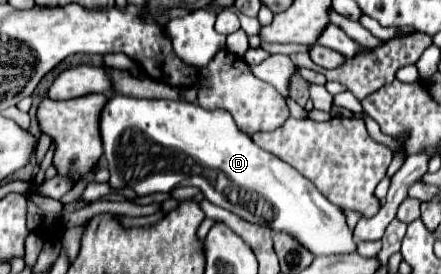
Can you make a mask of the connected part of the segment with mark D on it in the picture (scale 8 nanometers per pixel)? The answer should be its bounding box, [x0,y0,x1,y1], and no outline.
[100,93,356,255]

